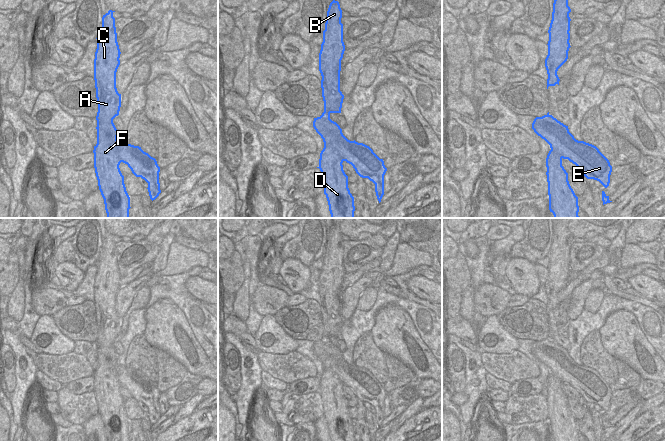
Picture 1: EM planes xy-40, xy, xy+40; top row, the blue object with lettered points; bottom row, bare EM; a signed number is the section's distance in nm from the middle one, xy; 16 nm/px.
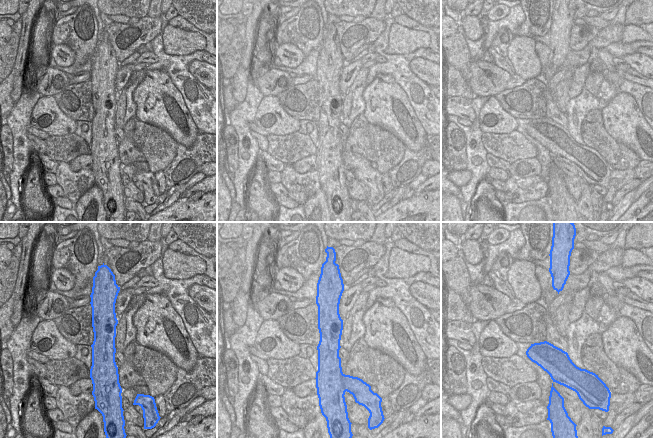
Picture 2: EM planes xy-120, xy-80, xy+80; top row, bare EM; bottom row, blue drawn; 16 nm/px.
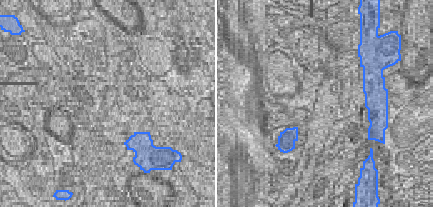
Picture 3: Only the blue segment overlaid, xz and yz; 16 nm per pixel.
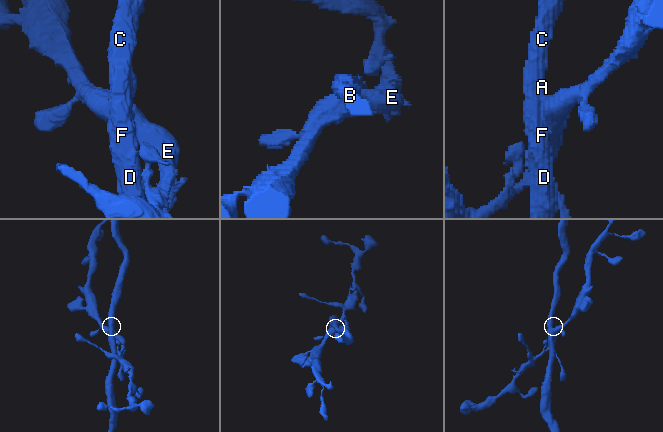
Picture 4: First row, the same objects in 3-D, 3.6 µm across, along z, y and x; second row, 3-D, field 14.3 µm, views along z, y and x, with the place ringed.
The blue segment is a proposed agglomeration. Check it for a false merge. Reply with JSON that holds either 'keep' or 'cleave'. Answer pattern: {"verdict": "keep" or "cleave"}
{"verdict": "cleave"}

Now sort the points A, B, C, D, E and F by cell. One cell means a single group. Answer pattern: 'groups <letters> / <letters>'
groups A B C D F / E

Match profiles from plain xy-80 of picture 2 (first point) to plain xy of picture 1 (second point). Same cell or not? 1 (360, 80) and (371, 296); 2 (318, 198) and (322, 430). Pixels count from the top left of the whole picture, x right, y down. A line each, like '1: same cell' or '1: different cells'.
1: same cell
2: same cell

